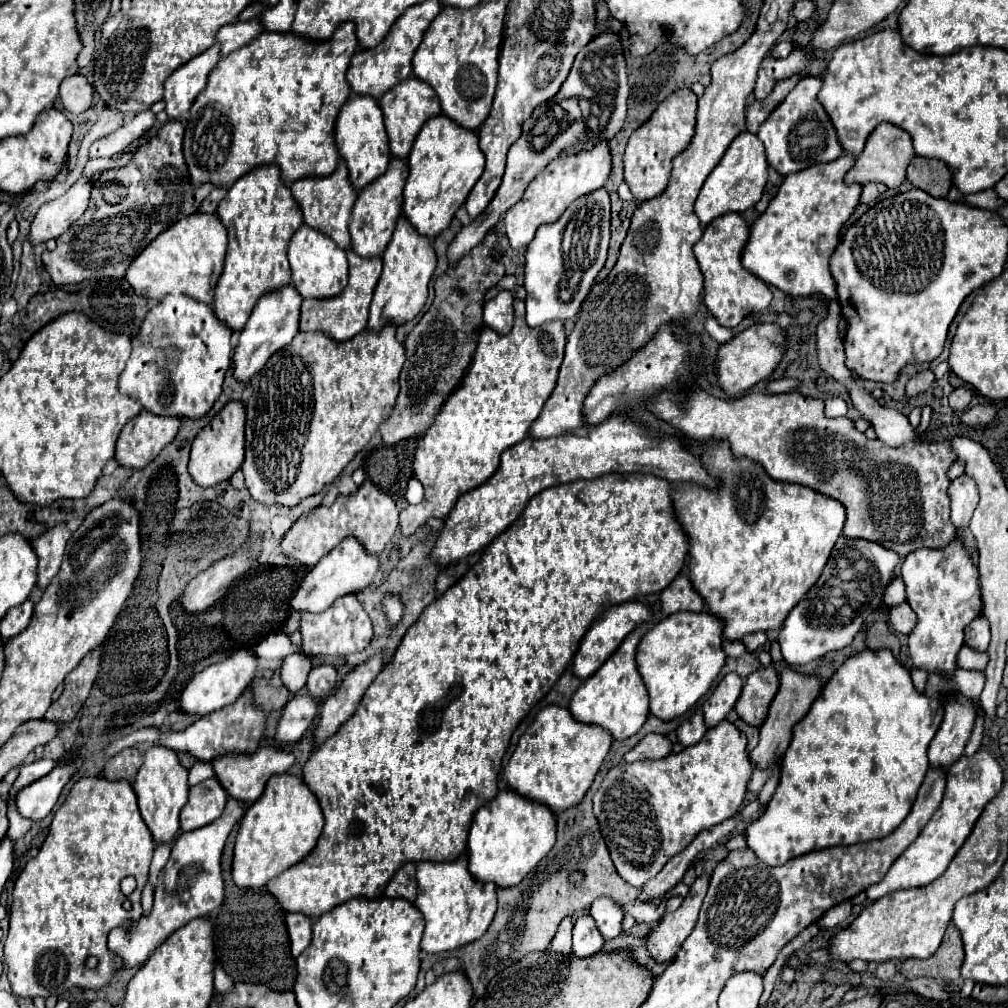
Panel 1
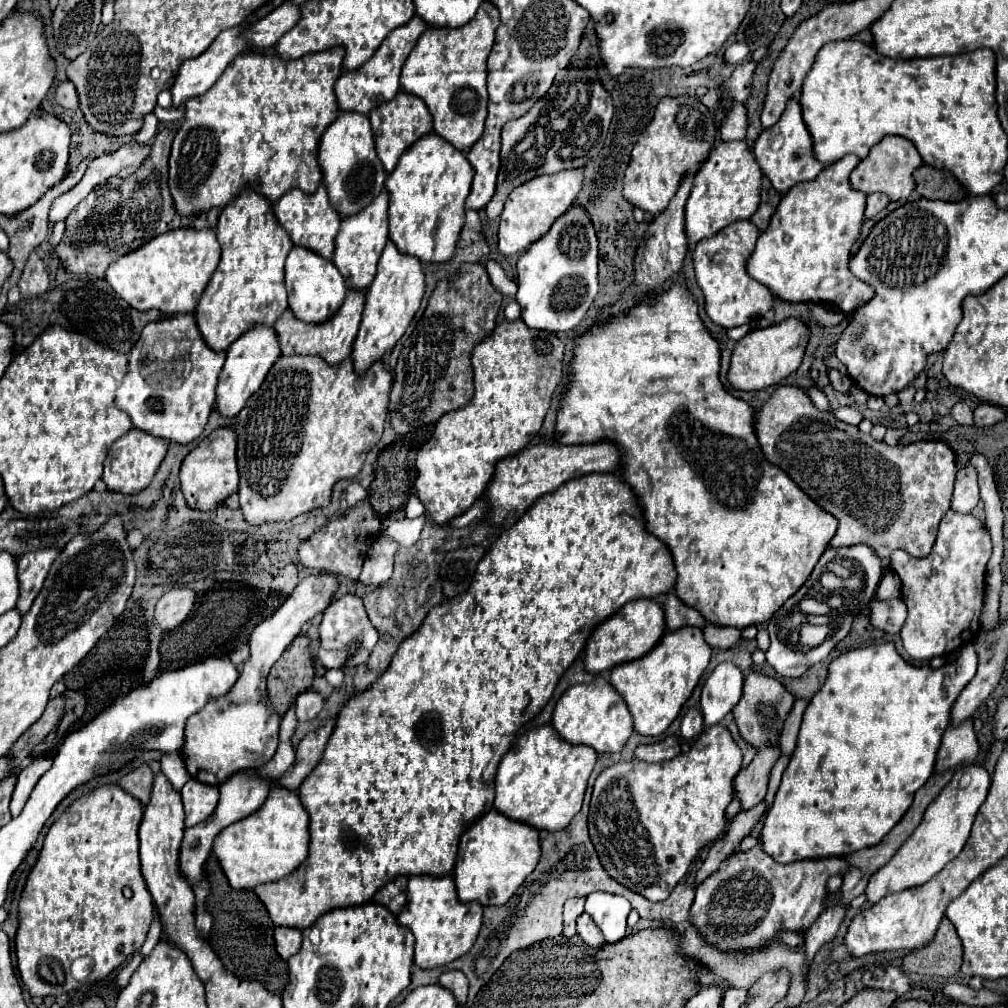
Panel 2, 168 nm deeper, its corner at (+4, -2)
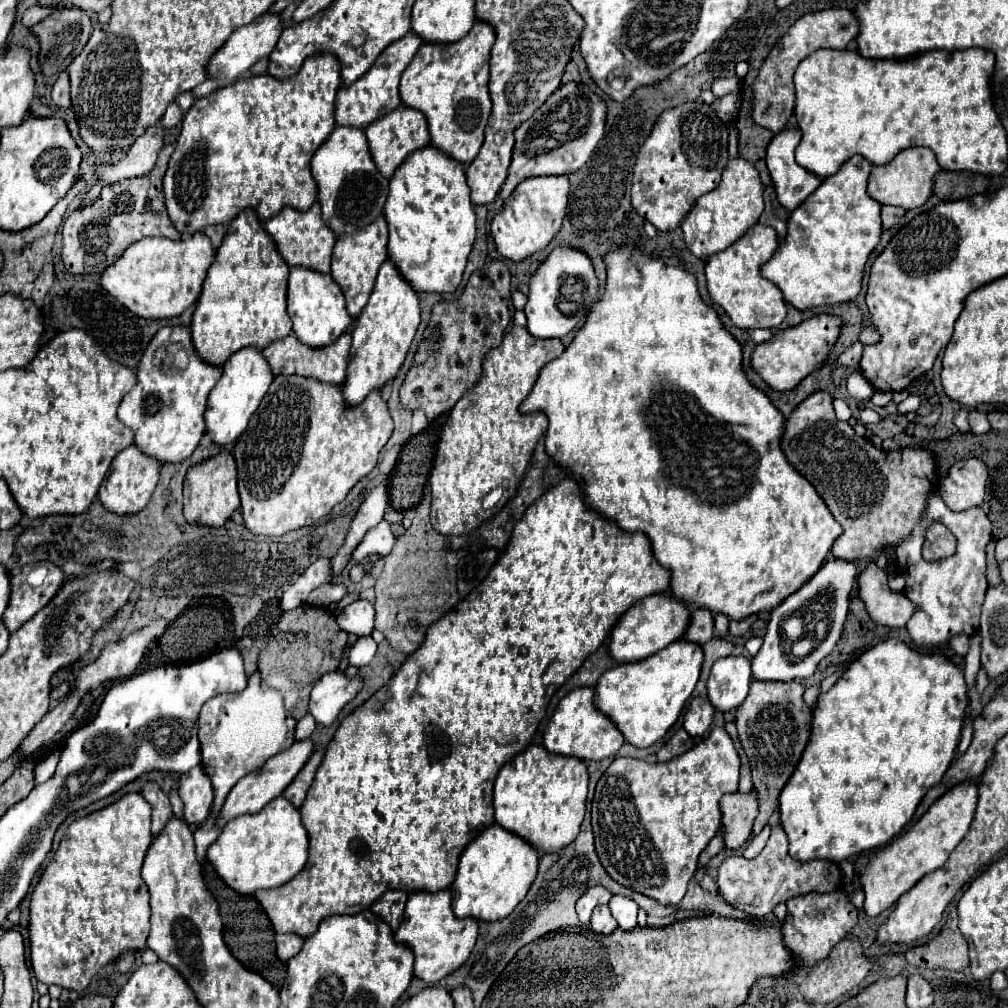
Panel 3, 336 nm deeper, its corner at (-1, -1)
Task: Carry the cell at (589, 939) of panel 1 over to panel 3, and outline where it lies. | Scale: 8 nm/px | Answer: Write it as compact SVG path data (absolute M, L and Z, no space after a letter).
M598 906L598 908L592 912L590 928L592 928L596 934L612 934L612 932L618 928L618 924L616 924L616 920L612 918L608 906Z

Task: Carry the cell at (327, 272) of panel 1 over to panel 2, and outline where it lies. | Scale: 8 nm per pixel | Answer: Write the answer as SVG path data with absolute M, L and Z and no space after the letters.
M293 247L287 257L285 287L289 293L289 309L293 311L293 315L297 319L301 319L303 323L311 323L311 325L329 321L339 311L339 307L343 305L343 299L347 295L345 281L339 275L337 267L331 261L327 261L303 247Z

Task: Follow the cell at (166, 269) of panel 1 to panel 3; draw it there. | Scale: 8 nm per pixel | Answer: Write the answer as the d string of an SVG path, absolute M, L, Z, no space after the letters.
M202 232L184 236L180 240L170 238L144 238L132 244L112 266L108 266L102 274L102 288L108 290L120 304L124 304L128 310L142 318L170 318L182 314L186 308L190 308L202 290L202 282L206 278L206 272L210 264L214 262L216 250L210 242L210 238Z

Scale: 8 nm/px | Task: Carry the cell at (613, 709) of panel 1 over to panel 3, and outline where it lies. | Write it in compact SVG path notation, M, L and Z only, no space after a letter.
M574 688L568 696L560 700L556 706L548 728L544 732L544 746L550 752L564 754L564 756L576 756L586 762L590 760L602 760L608 756L614 756L624 744L624 736L616 726L612 726L610 718L604 718L596 706L592 706L592 688Z

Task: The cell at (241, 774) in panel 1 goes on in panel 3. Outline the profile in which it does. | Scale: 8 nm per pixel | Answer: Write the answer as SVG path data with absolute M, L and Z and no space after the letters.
M306 714L302 720L298 720L296 724L296 740L306 740L312 730L316 728L316 720L312 718L312 714Z

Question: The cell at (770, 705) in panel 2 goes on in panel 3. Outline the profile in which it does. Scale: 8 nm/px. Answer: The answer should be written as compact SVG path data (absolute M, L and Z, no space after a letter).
M752 680L750 692L736 710L736 726L742 748L752 764L752 782L758 790L760 812L754 820L752 836L760 834L770 814L778 808L778 794L792 776L810 736L810 708L802 700L800 682L760 682Z

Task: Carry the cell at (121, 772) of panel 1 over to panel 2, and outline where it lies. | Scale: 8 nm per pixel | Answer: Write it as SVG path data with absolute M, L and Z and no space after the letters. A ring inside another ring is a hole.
M141 765L135 771L131 771L129 775L125 775L119 785L123 791L127 791L129 795L137 797L143 805L147 805L149 797L151 797L151 787L153 787L153 771L149 769L149 765L147 767ZM145 775L147 775L147 779L145 779Z

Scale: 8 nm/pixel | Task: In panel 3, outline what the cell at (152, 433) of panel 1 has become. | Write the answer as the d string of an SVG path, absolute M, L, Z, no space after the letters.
M130 444L128 448L118 452L116 458L112 460L108 476L100 486L98 498L102 500L104 508L108 508L110 512L116 512L116 514L140 512L148 504L156 488L158 476L160 476L160 462L156 462L156 458L148 458L148 454L140 454L140 450L136 450L136 446Z

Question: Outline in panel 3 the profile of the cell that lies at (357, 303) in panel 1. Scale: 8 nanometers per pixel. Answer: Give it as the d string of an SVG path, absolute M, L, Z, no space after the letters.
M348 328L338 338L338 342L332 342L332 346L320 346L320 350L312 350L312 346L304 346L304 342L296 338L296 334L288 334L288 338L282 338L280 342L272 342L272 346L266 346L264 356L274 374L302 374L302 376L310 376L322 382L342 384L346 378L348 354L350 354L350 344L352 344L350 332L352 328Z

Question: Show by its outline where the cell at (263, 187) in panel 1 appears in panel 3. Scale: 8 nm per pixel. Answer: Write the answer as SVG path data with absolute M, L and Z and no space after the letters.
M242 210L228 224L228 232L208 270L192 316L192 342L200 358L222 366L240 348L264 348L272 340L288 336L292 330L286 312L288 272L288 264L278 252L272 236L268 236L256 210Z

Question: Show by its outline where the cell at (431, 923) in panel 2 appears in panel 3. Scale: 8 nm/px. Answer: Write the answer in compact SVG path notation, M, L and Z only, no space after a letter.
M450 890L410 892L406 912L400 928L396 930L396 942L404 942L414 952L414 976L426 982L438 982L446 974L460 968L476 944L478 922L474 918L456 918L452 912Z

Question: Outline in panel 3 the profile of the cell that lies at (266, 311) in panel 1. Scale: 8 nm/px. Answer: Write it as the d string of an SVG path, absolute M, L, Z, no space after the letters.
M240 350L240 354L232 354L232 358L222 368L220 382L210 392L208 408L204 414L206 432L212 436L214 442L224 446L234 442L244 432L250 416L260 406L260 400L268 392L272 380L274 374L272 370L268 370L268 362L264 362L262 350Z

